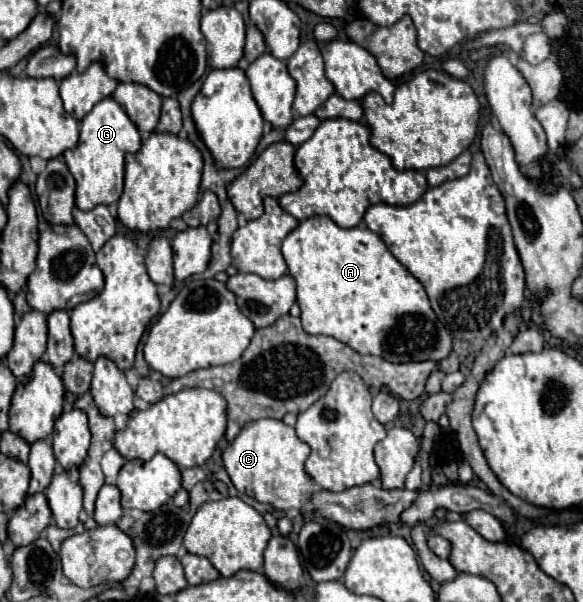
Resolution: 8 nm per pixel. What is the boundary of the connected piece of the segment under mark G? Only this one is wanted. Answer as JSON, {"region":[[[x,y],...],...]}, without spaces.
{"region":[[[113,97],[99,101],[91,109],[91,113],[85,115],[85,119],[81,121],[81,135],[77,149],[63,153],[65,163],[77,181],[75,205],[81,211],[91,211],[97,205],[111,205],[119,201],[123,193],[125,155],[137,153],[139,145],[141,145],[139,129]]]}

